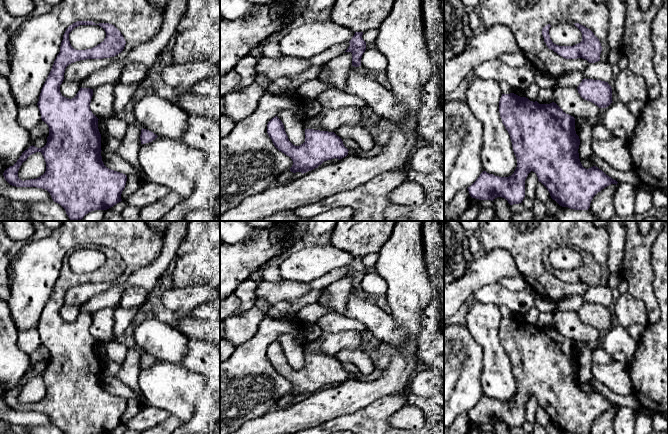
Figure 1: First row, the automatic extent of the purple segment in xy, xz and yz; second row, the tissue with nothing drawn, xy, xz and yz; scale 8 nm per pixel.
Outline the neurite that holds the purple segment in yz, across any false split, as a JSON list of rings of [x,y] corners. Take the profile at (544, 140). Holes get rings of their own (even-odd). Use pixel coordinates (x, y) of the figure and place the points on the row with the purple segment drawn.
[[[514,93],[502,94],[499,101],[499,112],[502,123],[510,135],[517,167],[509,177],[499,177],[483,171],[477,180],[467,188],[472,198],[493,201],[497,197],[502,197],[510,205],[522,203],[525,197],[525,180],[533,171],[536,173],[538,181],[547,188],[551,198],[560,206],[574,210],[588,210],[591,200],[598,192],[611,184],[617,185],[616,180],[606,175],[598,167],[593,166],[586,169],[582,166],[578,153],[580,139],[575,131],[575,118],[566,114],[556,103],[539,104],[537,101],[530,101],[528,98]]]

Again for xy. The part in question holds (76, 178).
[[[77,21],[66,29],[60,52],[41,89],[37,103],[41,119],[49,127],[47,143],[42,148],[30,146],[22,153],[17,162],[3,173],[5,180],[12,186],[37,187],[47,190],[53,201],[65,209],[70,221],[81,220],[91,211],[107,210],[121,202],[121,194],[125,188],[127,176],[107,168],[102,161],[101,134],[98,129],[99,119],[90,109],[93,89],[81,87],[76,96],[69,99],[61,94],[60,85],[64,80],[65,69],[69,64],[86,59],[114,57],[123,51],[125,44],[126,41],[121,32],[109,23],[95,24],[92,21]],[[80,25],[99,25],[106,32],[104,41],[91,49],[74,49],[69,41],[69,33]],[[36,152],[42,153],[46,162],[46,171],[36,179],[22,181],[18,177],[19,168],[30,155]]]

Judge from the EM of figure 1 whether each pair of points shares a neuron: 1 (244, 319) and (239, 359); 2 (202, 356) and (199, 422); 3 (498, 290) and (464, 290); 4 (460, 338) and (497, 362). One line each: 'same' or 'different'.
1: different
2: same
3: different
4: different

